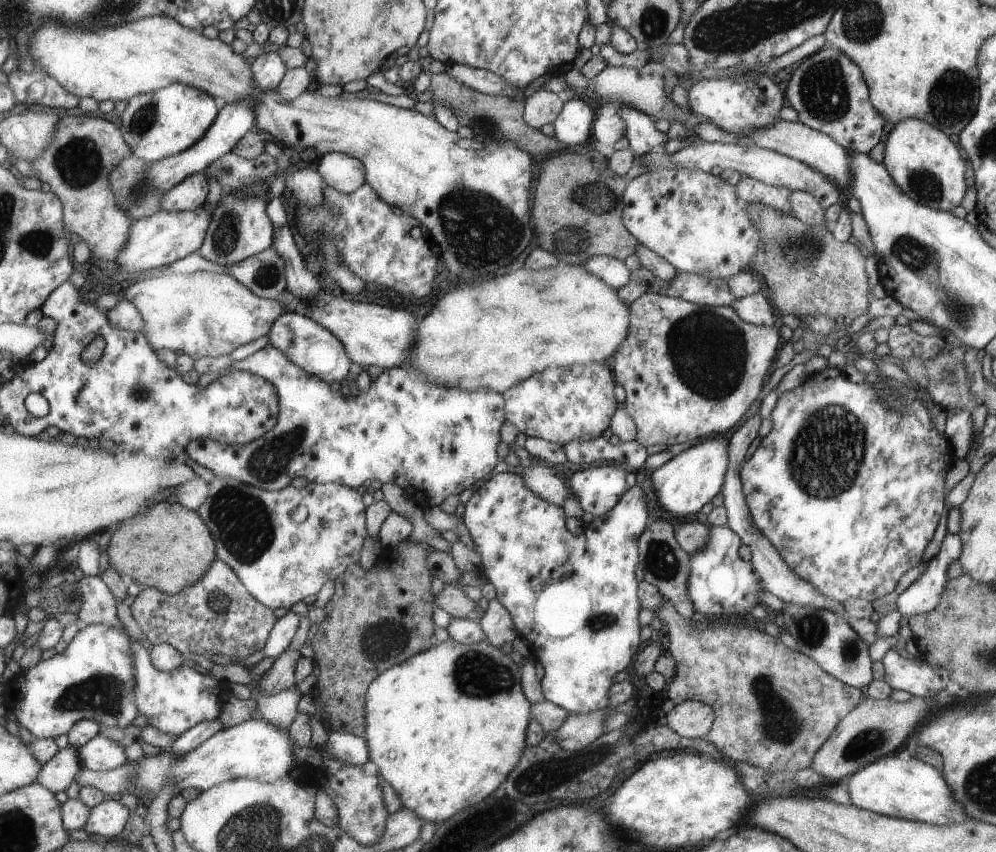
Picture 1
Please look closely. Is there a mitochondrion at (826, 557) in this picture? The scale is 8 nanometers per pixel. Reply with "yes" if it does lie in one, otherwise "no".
no

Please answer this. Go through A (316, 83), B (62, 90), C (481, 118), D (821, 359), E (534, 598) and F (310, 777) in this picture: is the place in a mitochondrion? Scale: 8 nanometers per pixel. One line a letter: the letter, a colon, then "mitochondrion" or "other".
A: other
B: other
C: mitochondrion
D: other
E: other
F: other

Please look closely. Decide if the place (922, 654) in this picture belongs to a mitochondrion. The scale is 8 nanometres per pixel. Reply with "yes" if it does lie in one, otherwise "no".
no

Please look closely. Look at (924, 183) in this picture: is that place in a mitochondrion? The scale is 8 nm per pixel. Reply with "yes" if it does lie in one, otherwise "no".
yes

